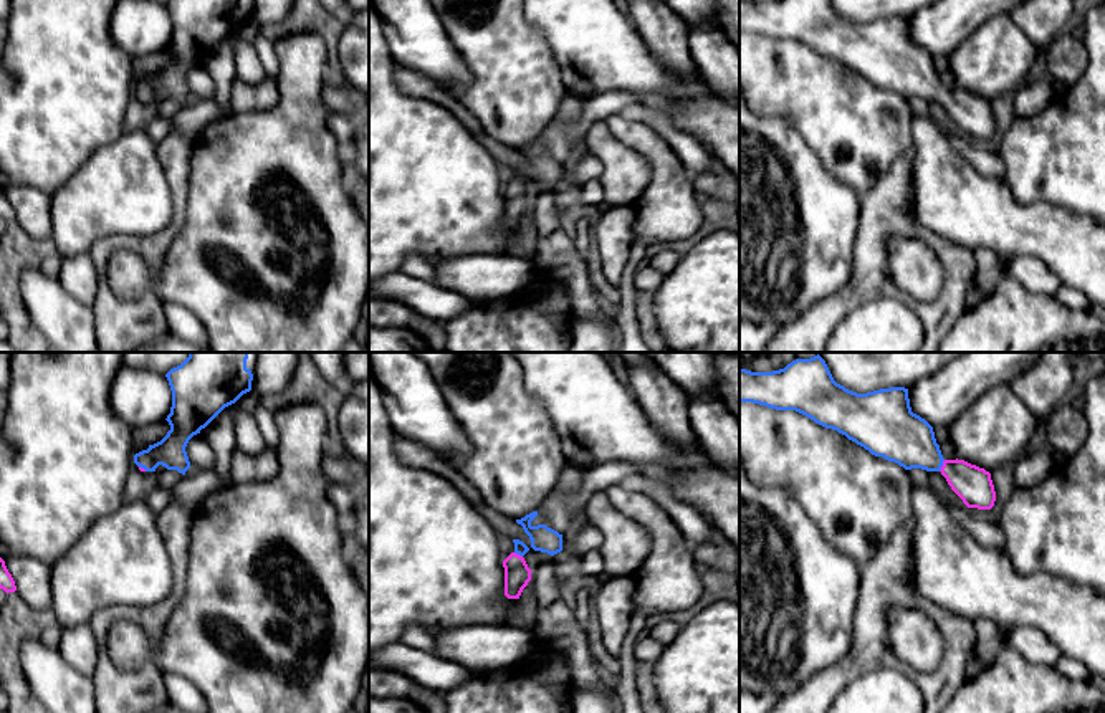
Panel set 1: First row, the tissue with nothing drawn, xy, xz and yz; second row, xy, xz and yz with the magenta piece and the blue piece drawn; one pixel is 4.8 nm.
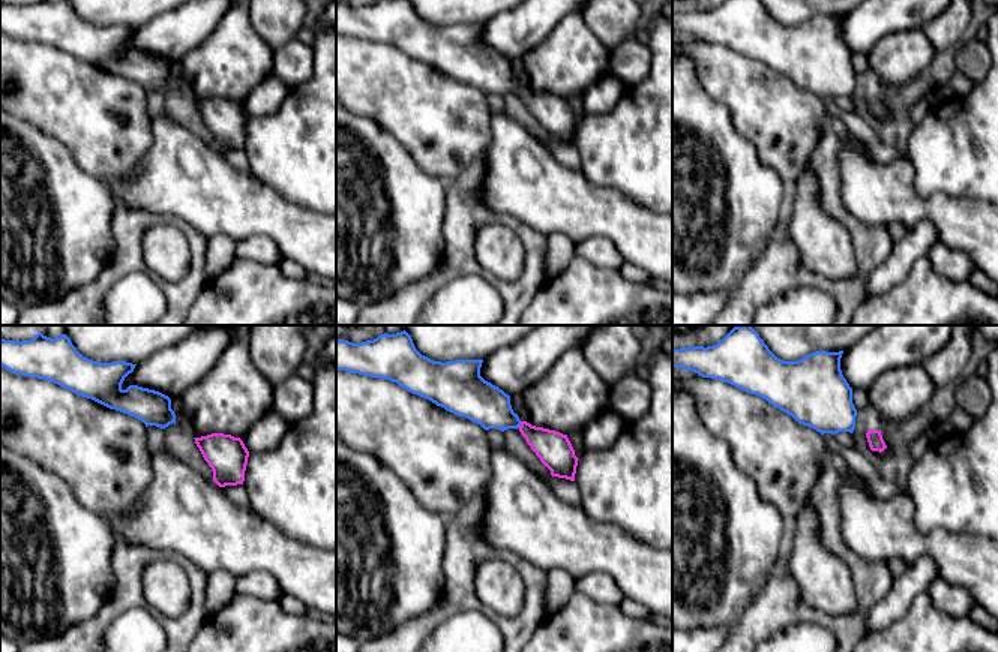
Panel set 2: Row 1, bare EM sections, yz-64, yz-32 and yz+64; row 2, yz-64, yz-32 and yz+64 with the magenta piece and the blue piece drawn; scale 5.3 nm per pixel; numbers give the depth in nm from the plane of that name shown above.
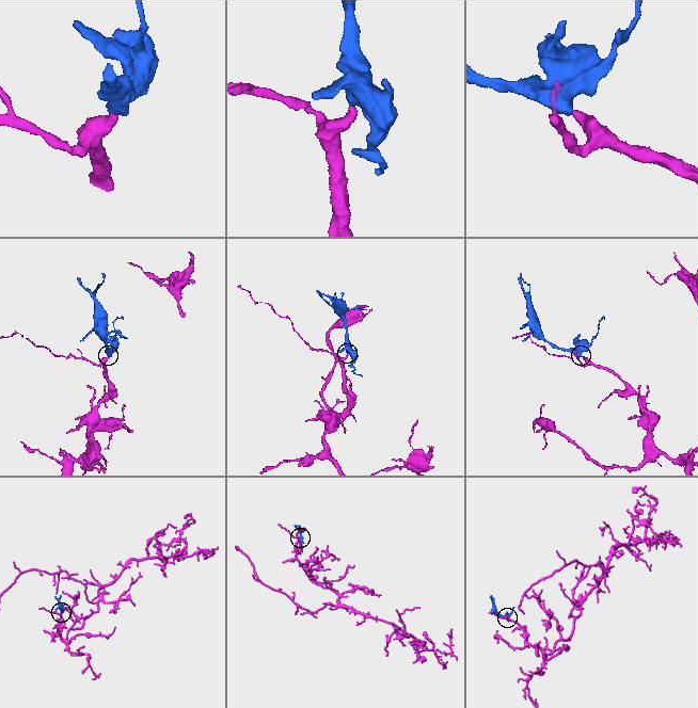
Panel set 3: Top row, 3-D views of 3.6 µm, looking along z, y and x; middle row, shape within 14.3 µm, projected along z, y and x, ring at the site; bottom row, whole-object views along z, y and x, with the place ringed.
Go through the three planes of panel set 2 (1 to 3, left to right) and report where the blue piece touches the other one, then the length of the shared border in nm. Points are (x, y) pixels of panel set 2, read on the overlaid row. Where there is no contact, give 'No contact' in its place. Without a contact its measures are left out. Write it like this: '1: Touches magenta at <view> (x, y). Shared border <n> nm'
1: No contact
2: Touches magenta at yz-32 (521, 424). Shared border 40 nm
3: No contact

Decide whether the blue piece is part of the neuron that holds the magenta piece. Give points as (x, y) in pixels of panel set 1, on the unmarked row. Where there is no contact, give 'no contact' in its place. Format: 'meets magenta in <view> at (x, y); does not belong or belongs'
meets magenta in yz at (943, 95); belongs

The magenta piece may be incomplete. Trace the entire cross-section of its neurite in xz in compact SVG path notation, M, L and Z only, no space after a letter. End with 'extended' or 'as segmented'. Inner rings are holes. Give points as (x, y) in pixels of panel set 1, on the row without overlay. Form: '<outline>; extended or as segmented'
M513 169L513 172L514 180L503 190L505 225L508 228L519 228L523 218L531 210L531 199L523 187L529 180L529 177L519 169Z; extended

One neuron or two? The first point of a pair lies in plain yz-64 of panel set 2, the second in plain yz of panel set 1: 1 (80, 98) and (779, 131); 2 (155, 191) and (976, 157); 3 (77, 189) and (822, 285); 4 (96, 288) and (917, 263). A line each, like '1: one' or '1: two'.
1: two
2: two
3: one
4: two

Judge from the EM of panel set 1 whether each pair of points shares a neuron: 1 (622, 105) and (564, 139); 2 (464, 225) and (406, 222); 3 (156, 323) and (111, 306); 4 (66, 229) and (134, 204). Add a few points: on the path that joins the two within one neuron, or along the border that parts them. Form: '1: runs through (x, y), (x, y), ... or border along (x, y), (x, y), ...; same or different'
1: runs through (607, 105), (597, 108), (579, 126); same
2: runs through (449, 222), (420, 222); same
3: runs through (144, 323), (128, 323), (123, 318); same
4: runs through (83, 212), (91, 204), (118, 204); same

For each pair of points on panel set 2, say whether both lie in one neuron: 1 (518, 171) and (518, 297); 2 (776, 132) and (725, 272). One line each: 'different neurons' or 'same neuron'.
1: different neurons
2: different neurons

